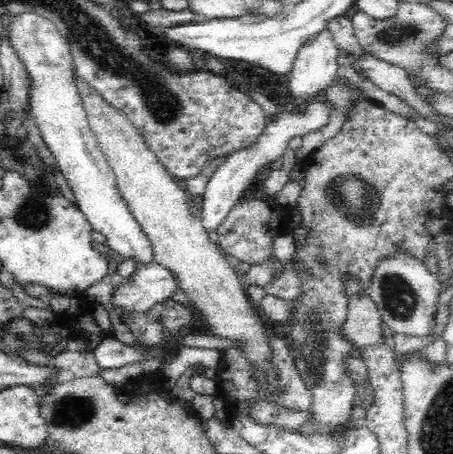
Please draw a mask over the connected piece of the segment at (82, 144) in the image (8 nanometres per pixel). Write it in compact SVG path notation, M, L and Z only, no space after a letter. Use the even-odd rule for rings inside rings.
M20 12L5 17L3 39L8 41L26 69L28 114L40 129L48 150L55 156L59 170L76 197L77 206L92 230L106 236L107 244L124 258L133 257L135 262L152 262L150 243L122 201L114 171L106 163L89 127L66 38L47 18L32 12Z

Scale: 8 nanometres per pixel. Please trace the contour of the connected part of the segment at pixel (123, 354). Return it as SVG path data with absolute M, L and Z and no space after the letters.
M104 338L93 352L96 363L104 370L120 368L144 360L140 352L112 338Z

